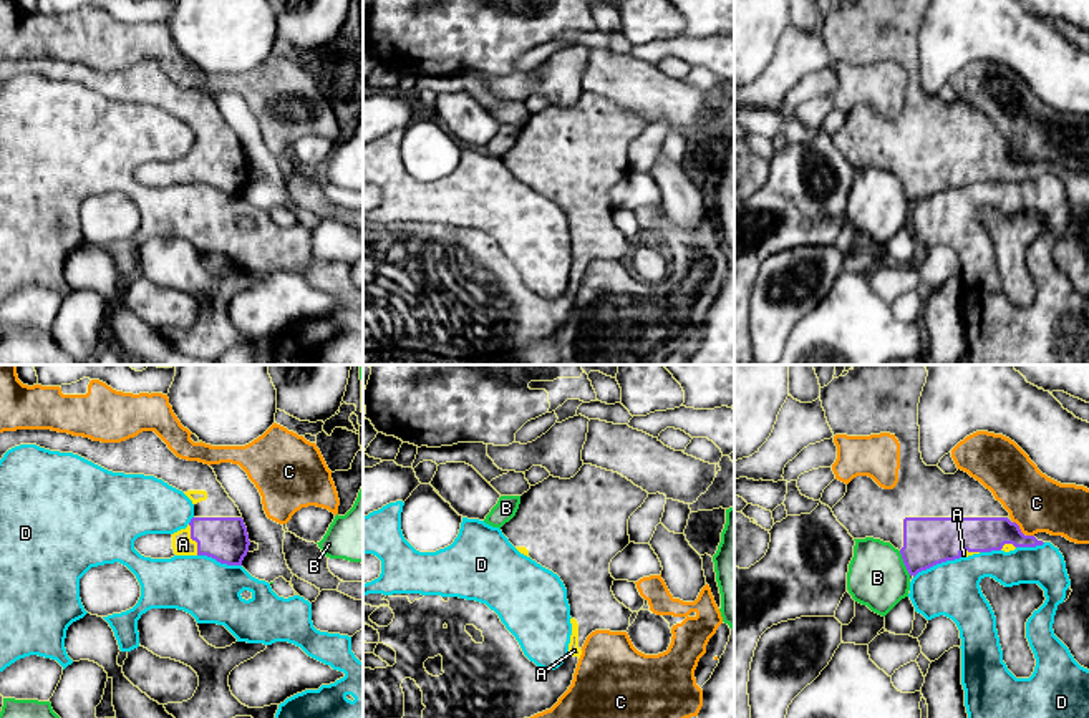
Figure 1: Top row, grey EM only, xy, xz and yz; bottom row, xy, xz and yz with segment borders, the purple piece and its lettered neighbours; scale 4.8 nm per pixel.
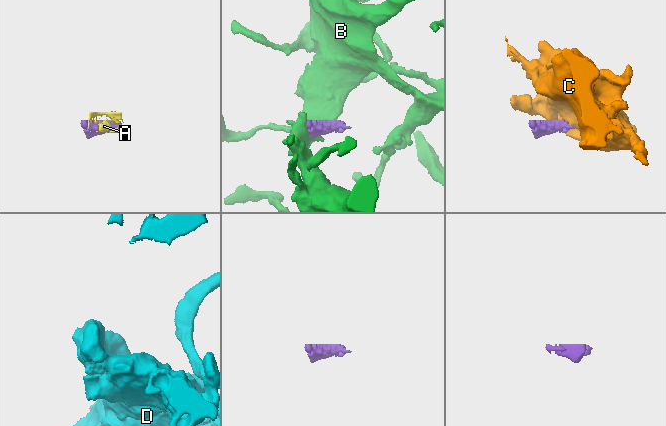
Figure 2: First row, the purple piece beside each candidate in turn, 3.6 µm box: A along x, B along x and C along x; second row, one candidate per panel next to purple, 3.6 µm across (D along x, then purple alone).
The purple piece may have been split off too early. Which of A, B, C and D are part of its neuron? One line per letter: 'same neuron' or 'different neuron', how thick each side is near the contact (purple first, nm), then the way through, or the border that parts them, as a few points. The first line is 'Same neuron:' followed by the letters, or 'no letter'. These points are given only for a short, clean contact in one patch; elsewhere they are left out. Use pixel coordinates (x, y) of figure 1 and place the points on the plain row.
Same neuron: A
A: same neuron | 220/100 nm
B: different neuron | 240/300 nm
C: different neuron | 180/280 nm
D: different neuron | 240/260 nm

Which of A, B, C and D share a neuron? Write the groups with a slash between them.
A / B / C / D

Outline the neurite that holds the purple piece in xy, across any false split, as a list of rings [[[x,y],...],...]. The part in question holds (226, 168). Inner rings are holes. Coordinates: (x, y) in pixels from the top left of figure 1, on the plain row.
[[[51,58],[3,60],[0,88],[20,73],[73,81],[108,99],[154,104],[182,119],[194,133],[194,146],[186,158],[174,163],[138,166],[134,177],[141,184],[207,184],[220,192],[242,194],[250,174],[247,156],[214,98],[199,90],[177,86],[154,60],[143,60],[121,71],[101,71]]]

